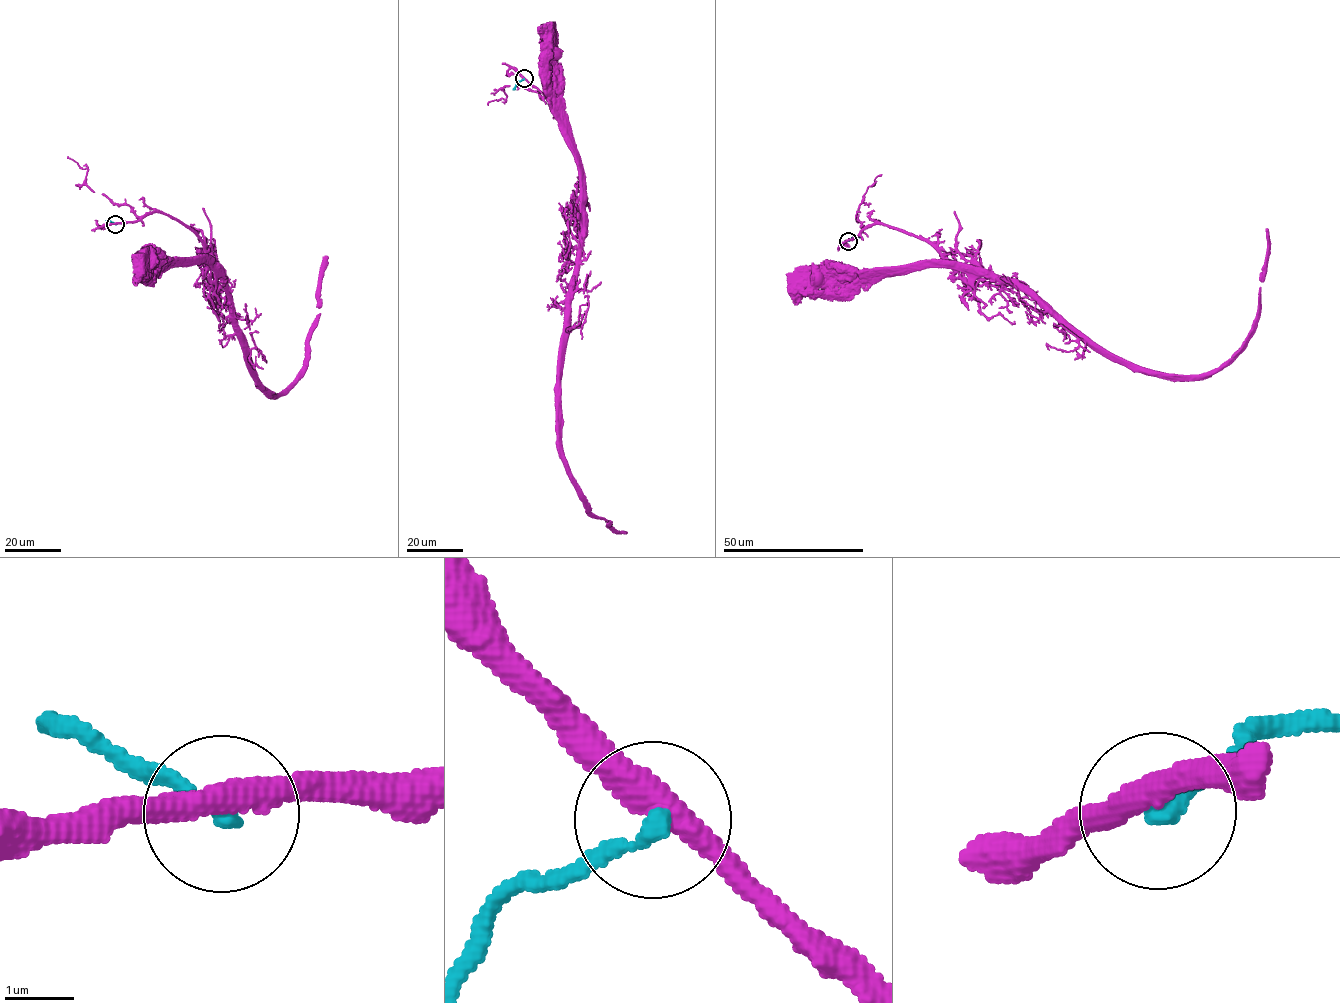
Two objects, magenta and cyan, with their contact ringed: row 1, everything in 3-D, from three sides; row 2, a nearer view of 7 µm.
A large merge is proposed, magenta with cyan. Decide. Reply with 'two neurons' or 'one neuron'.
two neurons

